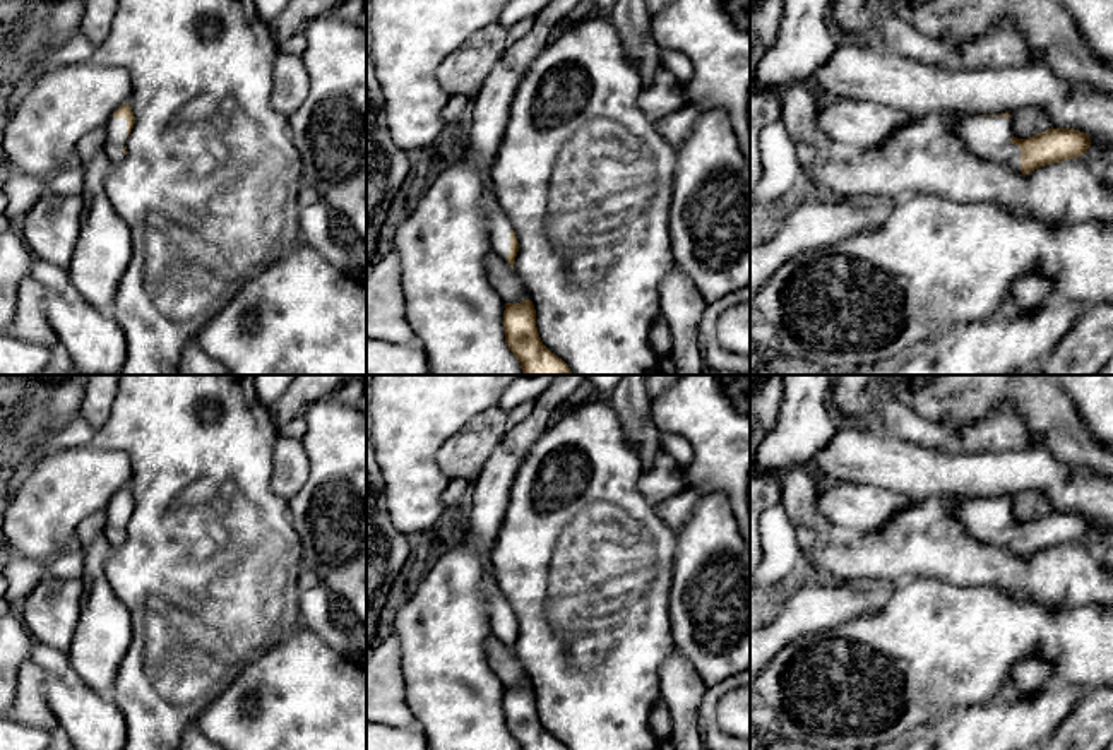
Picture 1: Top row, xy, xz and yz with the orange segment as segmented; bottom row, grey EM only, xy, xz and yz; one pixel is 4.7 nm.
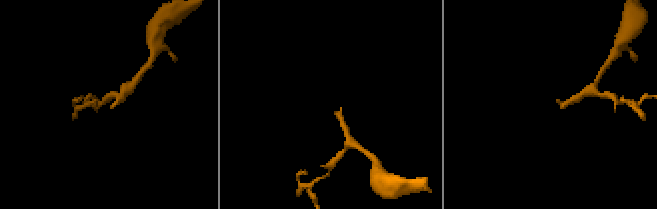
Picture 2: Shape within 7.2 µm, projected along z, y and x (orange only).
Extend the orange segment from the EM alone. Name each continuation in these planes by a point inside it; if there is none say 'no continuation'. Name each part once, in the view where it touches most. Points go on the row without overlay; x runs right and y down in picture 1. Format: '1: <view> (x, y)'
1: yz (988, 521)

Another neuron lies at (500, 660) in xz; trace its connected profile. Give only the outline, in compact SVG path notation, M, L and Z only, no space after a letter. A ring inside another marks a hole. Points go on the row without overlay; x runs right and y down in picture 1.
M491 634L486 640L485 654L490 670L502 680L505 687L521 687L529 683L527 675L524 673L510 647L497 635Z

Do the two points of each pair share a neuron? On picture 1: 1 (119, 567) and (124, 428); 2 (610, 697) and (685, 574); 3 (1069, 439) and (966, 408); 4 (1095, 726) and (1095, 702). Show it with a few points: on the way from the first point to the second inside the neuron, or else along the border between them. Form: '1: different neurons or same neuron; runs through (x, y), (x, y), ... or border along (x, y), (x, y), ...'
1: same neuron; runs through (144, 533), (144, 463)
2: different neurons; border along (673, 560), (673, 581), (670, 586), (672, 639)
3: same neuron; runs through (1043, 413), (1024, 394), (992, 394)
4: same neuron; runs through (1095, 721), (1095, 708)

